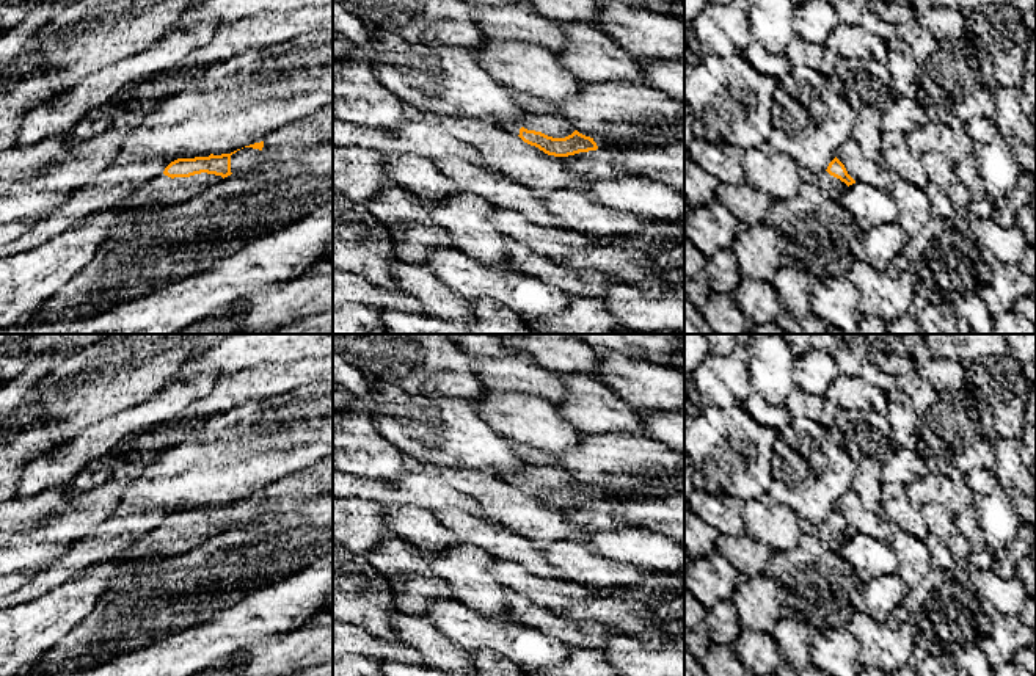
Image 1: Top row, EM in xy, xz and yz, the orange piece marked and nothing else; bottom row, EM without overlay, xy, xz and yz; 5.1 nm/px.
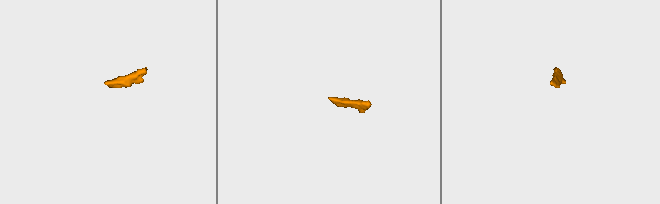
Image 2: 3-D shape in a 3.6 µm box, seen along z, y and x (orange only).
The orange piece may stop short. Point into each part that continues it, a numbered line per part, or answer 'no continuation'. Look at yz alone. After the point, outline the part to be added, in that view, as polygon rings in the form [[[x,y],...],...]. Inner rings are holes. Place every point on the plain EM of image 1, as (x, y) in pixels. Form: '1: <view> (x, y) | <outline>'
1: yz (832, 538) | [[[821,522],[816,525],[816,536],[819,541],[832,549],[834,552],[840,554],[843,544],[846,543],[846,535],[840,530],[830,527],[827,522]]]

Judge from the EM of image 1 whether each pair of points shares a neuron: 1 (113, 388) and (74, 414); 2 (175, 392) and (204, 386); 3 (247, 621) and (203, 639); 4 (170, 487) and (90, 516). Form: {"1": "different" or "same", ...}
{"1": "same", "2": "same", "3": "same", "4": "different"}

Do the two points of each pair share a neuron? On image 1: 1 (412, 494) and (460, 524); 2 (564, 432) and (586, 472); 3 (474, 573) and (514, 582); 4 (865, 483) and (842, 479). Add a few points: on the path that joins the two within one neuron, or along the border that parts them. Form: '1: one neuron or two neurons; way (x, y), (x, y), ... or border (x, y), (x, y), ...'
1: one neuron; way (424, 494), (430, 494), (448, 512)
2: two neurons; border (586, 435), (575, 447), (558, 455)
3: two neurons; border (492, 562), (492, 576), (514, 593)
4: two neurons; border (845, 449), (853, 465), (853, 488)

